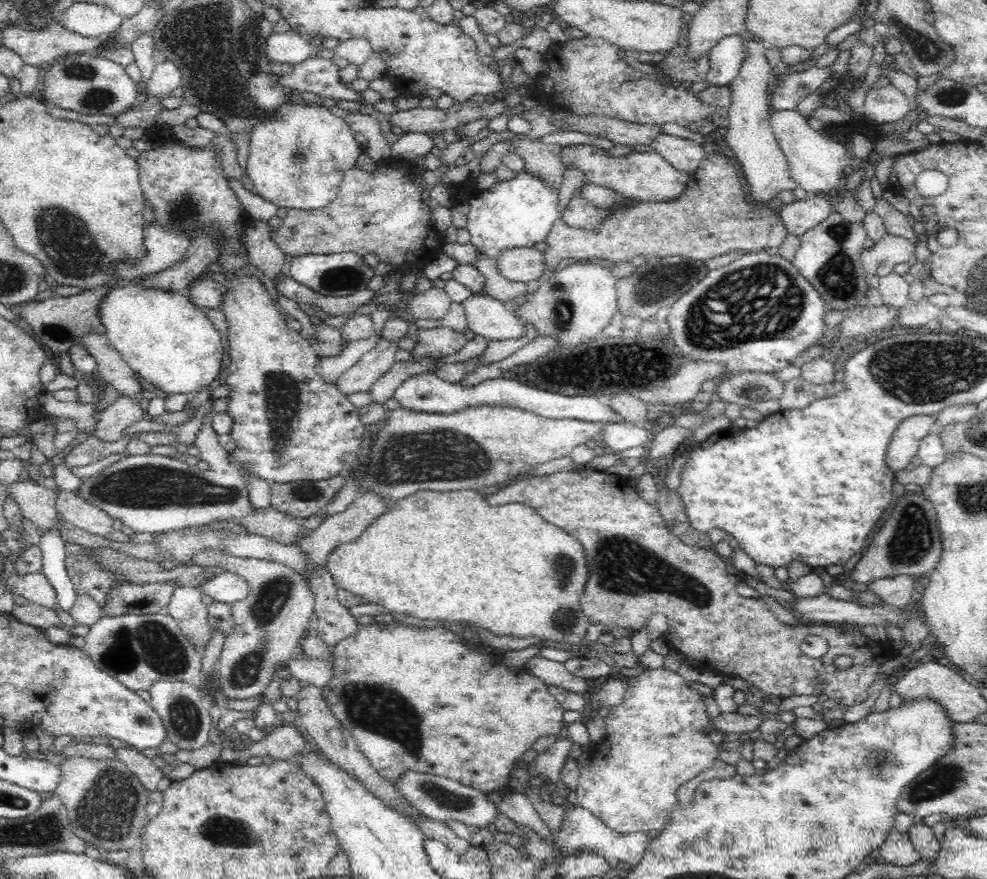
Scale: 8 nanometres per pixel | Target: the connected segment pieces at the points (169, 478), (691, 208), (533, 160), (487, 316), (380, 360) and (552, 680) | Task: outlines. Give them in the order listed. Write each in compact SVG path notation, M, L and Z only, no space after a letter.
M214 405L206 410L202 426L195 440L201 452L201 460L207 461L210 469L203 471L197 466L171 459L163 455L124 455L118 462L106 467L97 475L84 480L79 489L80 496L100 507L114 519L120 519L135 533L162 533L213 522L217 519L235 517L241 526L254 526L260 535L271 537L280 543L291 544L300 530L300 521L287 518L270 508L252 513L247 492L247 482L227 461L225 448L212 426Z
M709 147L707 154L702 158L695 173L686 183L686 188L670 200L638 200L625 197L626 203L616 208L597 208L600 211L600 220L594 228L576 228L566 224L561 218L556 219L550 232L546 234L545 248L542 250L544 268L554 270L561 260L578 258L589 260L591 258L609 259L615 263L630 263L632 258L654 258L663 256L686 256L694 260L707 261L718 258L730 252L758 252L768 248L782 246L789 230L781 217L783 204L779 200L769 202L754 201L747 190L747 184L736 160L730 151L719 147Z
M514 136L514 138L506 138L496 143L504 143L511 148L511 151L516 152L518 156L522 156L528 164L526 171L538 173L547 182L553 182L555 186L559 186L565 165L554 154L554 151L561 151L562 146L545 144L535 136L522 136L522 138Z
M473 294L463 306L467 312L466 326L486 339L518 340L525 335L524 319L506 309L499 300Z
M407 330L398 338L382 338L372 350L365 352L360 360L336 381L335 387L342 396L350 396L355 392L366 392L368 386L388 372L396 362L394 354L398 350L409 350L414 341L408 336Z
M539 653L534 654L523 668L543 680L548 686L559 686L580 693L586 691L584 679L568 672L565 663L548 660L548 658L540 656Z

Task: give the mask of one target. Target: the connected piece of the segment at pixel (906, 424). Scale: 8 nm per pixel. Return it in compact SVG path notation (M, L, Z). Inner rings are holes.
M912 414L896 424L886 450L886 462L893 471L906 469L916 455L920 439L935 431L939 414Z

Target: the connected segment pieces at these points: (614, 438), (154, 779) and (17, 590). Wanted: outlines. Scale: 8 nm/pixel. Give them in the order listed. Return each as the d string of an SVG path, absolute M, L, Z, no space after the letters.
M634 423L604 424L598 435L606 444L606 451L624 452L640 447L651 440L650 426Z
M122 744L122 746L114 748L114 756L132 770L150 792L155 791L160 781L165 778L160 763L148 757L139 748Z
M13 568L4 576L2 587L4 593L8 593L12 599L21 596L28 603L36 606L52 609L58 607L54 598L54 589L40 573L20 573L18 569Z

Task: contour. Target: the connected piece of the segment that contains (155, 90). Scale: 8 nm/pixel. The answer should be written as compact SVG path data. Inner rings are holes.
M167 59L154 66L154 72L147 87L142 87L142 97L164 99L177 87L181 87L182 73L174 61Z

